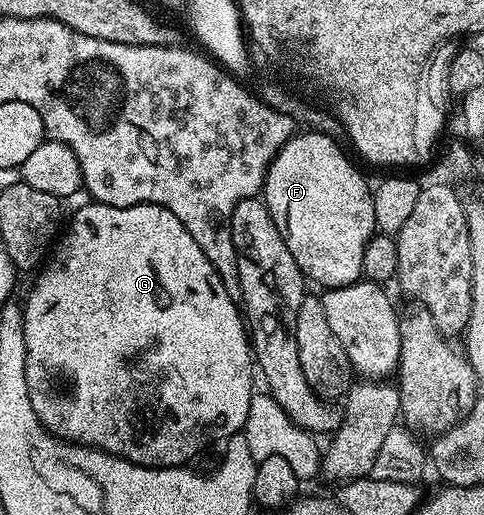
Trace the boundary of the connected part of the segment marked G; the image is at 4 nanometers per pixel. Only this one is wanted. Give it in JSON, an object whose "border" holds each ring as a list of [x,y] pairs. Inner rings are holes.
{"border":[[[88,203],[69,221],[69,230],[60,238],[59,244],[56,246],[55,252],[52,254],[51,260],[40,270],[41,278],[33,285],[33,290],[29,293],[29,298],[23,302],[24,327],[25,327],[25,355],[30,366],[42,365],[45,369],[54,369],[57,373],[62,373],[67,380],[73,384],[73,398],[70,399],[69,405],[57,405],[57,401],[53,397],[49,397],[45,402],[40,402],[39,416],[41,425],[48,433],[52,433],[54,437],[60,437],[62,441],[71,441],[79,445],[92,445],[95,449],[101,449],[104,453],[113,453],[116,457],[127,459],[136,465],[152,465],[154,467],[181,467],[192,459],[196,453],[201,453],[208,447],[212,441],[224,442],[233,436],[234,433],[240,433],[245,428],[245,420],[249,417],[249,408],[251,407],[251,399],[255,392],[253,386],[253,373],[255,377],[255,358],[251,352],[251,338],[247,332],[246,322],[243,320],[242,310],[239,308],[238,302],[233,301],[232,297],[227,293],[227,287],[223,283],[223,279],[217,274],[217,269],[207,259],[207,255],[203,251],[203,247],[199,247],[199,243],[195,243],[195,239],[191,235],[191,231],[187,231],[187,227],[183,227],[183,223],[179,223],[179,219],[175,219],[175,215],[171,215],[171,211],[167,211],[161,205],[132,205],[131,207],[115,207],[114,205],[103,205],[100,203]]]}

